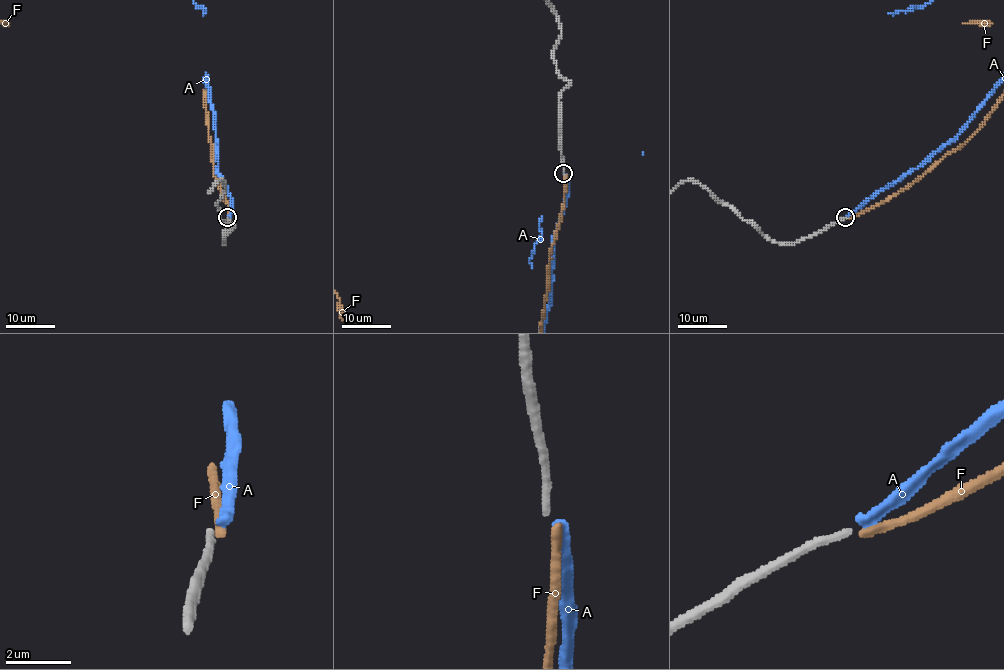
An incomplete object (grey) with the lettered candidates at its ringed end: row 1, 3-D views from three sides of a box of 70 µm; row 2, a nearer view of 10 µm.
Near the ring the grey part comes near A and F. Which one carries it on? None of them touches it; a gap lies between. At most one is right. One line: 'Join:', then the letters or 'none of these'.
Join: none of these

